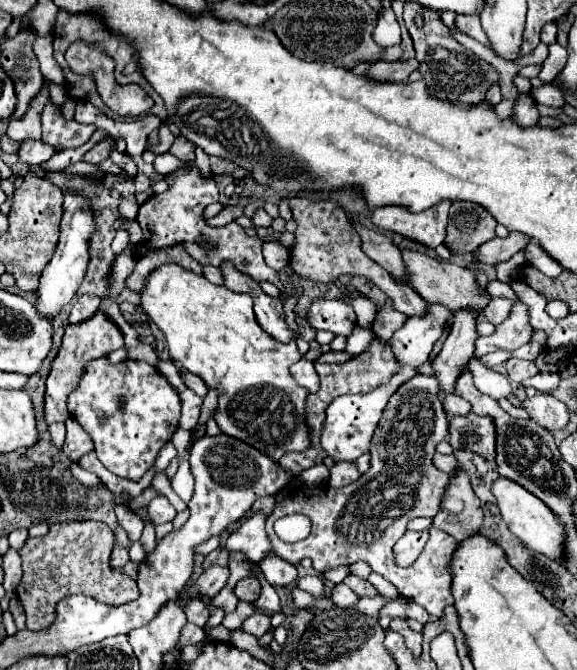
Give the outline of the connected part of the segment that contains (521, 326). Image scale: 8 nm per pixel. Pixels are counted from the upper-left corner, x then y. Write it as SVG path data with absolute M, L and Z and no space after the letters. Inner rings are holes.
M515 303L511 315L501 325L495 327L493 335L477 339L473 355L483 357L497 349L511 351L529 343L531 337L533 337L533 327L529 323L529 309L525 307L525 303Z

